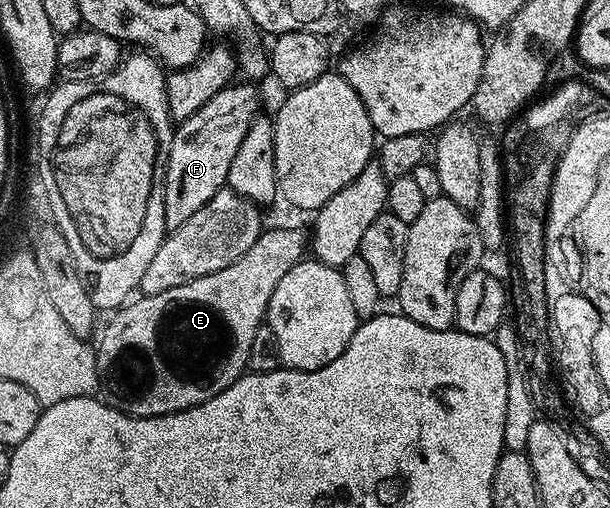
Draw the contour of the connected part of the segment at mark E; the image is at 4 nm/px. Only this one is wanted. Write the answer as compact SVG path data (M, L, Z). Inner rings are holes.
M278 226L275 230L266 228L263 229L262 235L256 240L256 244L252 244L252 248L248 248L248 252L244 252L244 256L232 260L232 264L228 264L228 268L220 268L220 272L200 276L188 284L180 284L180 288L168 288L168 292L156 292L155 294L135 297L129 304L121 307L117 312L111 313L109 315L110 323L102 330L102 339L96 342L98 384L101 397L109 406L115 406L120 412L130 414L134 418L151 418L152 416L164 416L165 414L199 406L204 404L204 400L224 392L224 388L228 388L235 380L247 373L248 348L252 348L252 339L256 337L256 328L260 328L264 324L266 309L272 300L272 292L276 292L276 284L280 284L280 280L284 280L284 275L298 262L303 261L305 254L302 253L305 250L307 253L307 231L305 234L304 231L297 230L294 226Z

